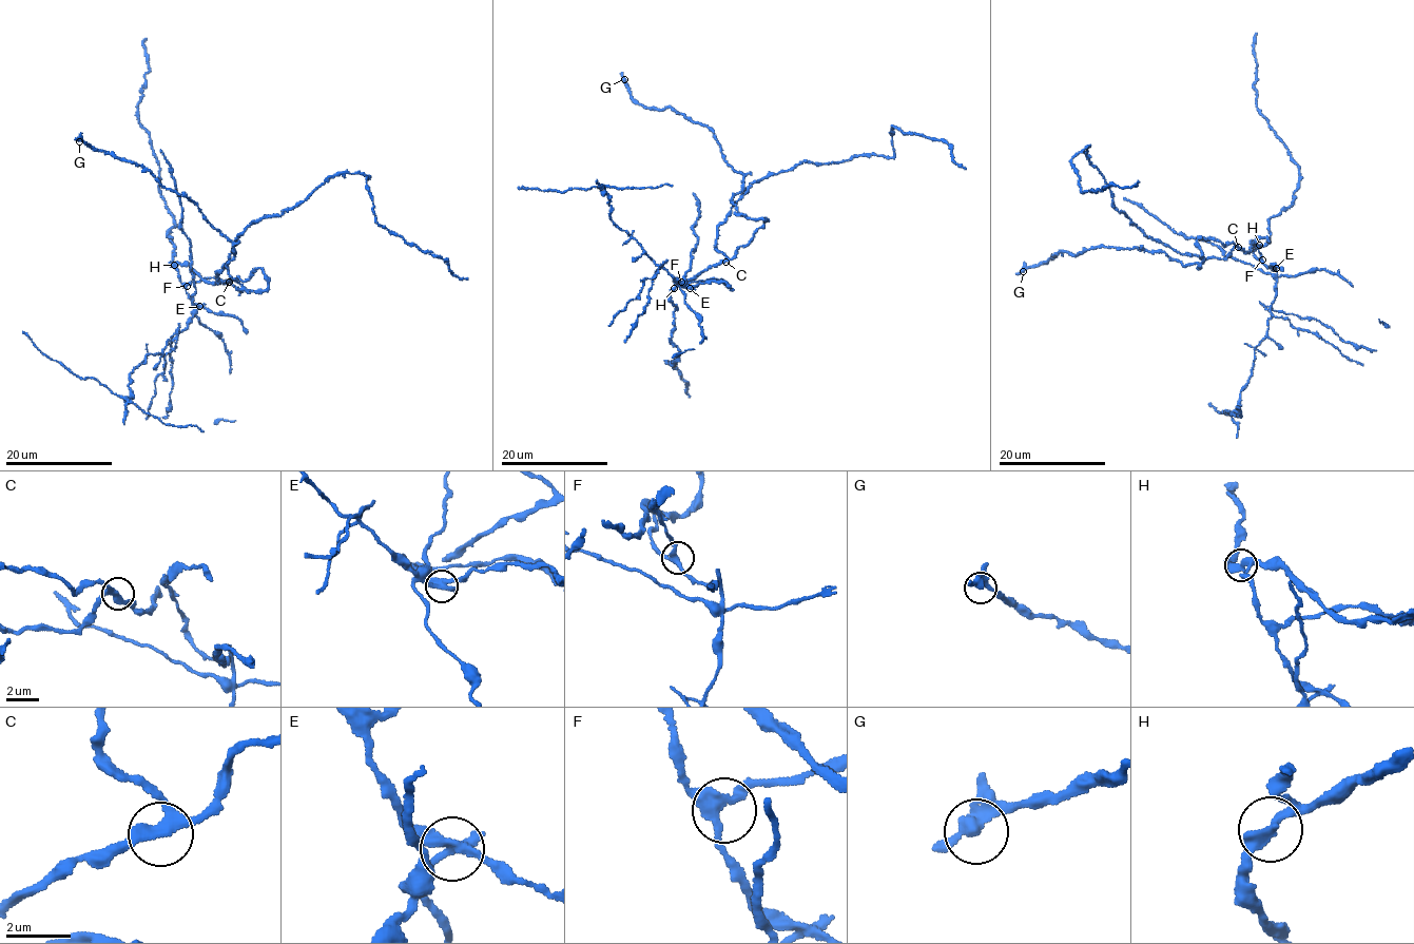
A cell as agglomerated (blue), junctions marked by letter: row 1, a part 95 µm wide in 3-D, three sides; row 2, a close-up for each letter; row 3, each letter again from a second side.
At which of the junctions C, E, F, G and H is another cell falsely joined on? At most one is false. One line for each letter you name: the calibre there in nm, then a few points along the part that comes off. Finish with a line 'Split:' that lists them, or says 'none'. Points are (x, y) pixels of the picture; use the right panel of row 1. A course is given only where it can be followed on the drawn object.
E: 280 nm | (1276, 268), (1272, 315), (1254, 351), (1239, 406), (1230, 415), (1225, 410), (1228, 415), (1208, 403)
Split: E

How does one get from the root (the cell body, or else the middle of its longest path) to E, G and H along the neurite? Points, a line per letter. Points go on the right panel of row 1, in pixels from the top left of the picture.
E: (1220, 258), (1225, 258), (1235, 247), (1247, 252), (1253, 244), (1254, 256), (1267, 266), (1276, 268)
G: (1220, 258), (1235, 244), (1201, 236), (1200, 264), (1101, 246), (1023, 271)
H: (1220, 258), (1225, 258), (1235, 247), (1247, 252), (1251, 244), (1259, 245)

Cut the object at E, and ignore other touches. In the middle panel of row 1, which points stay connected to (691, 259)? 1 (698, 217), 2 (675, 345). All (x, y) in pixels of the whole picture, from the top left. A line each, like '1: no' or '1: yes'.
1: yes
2: no

